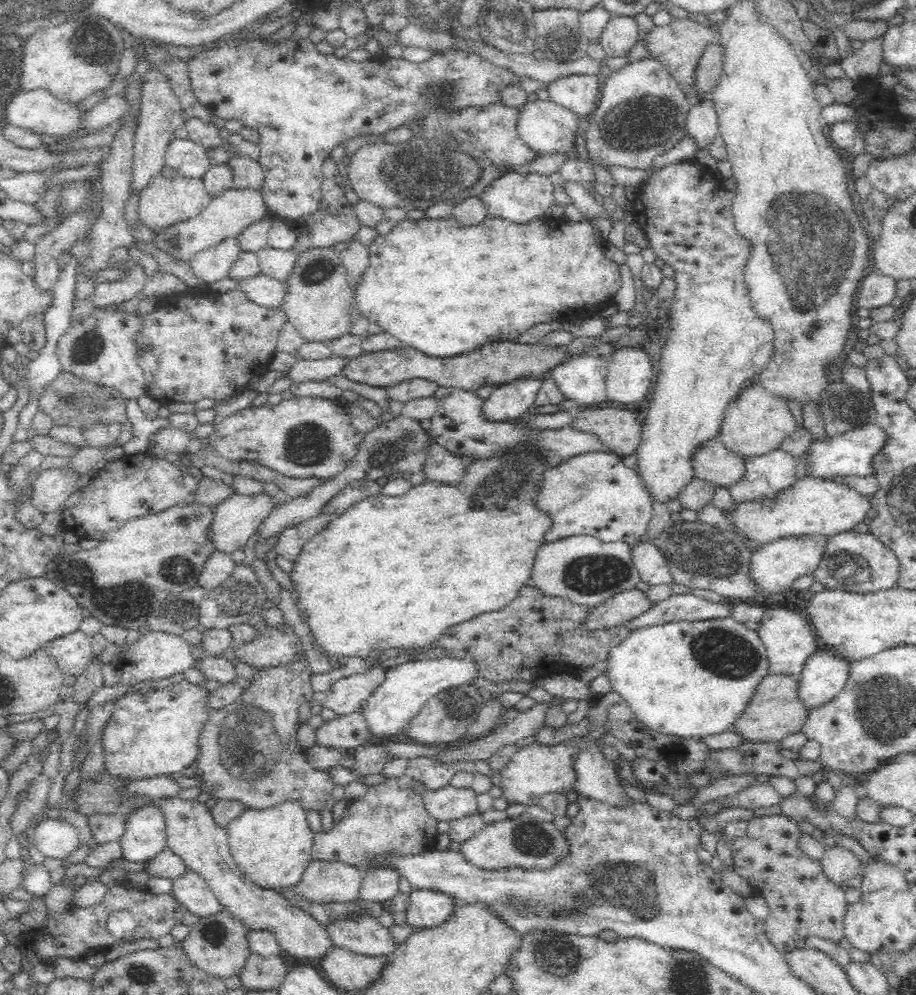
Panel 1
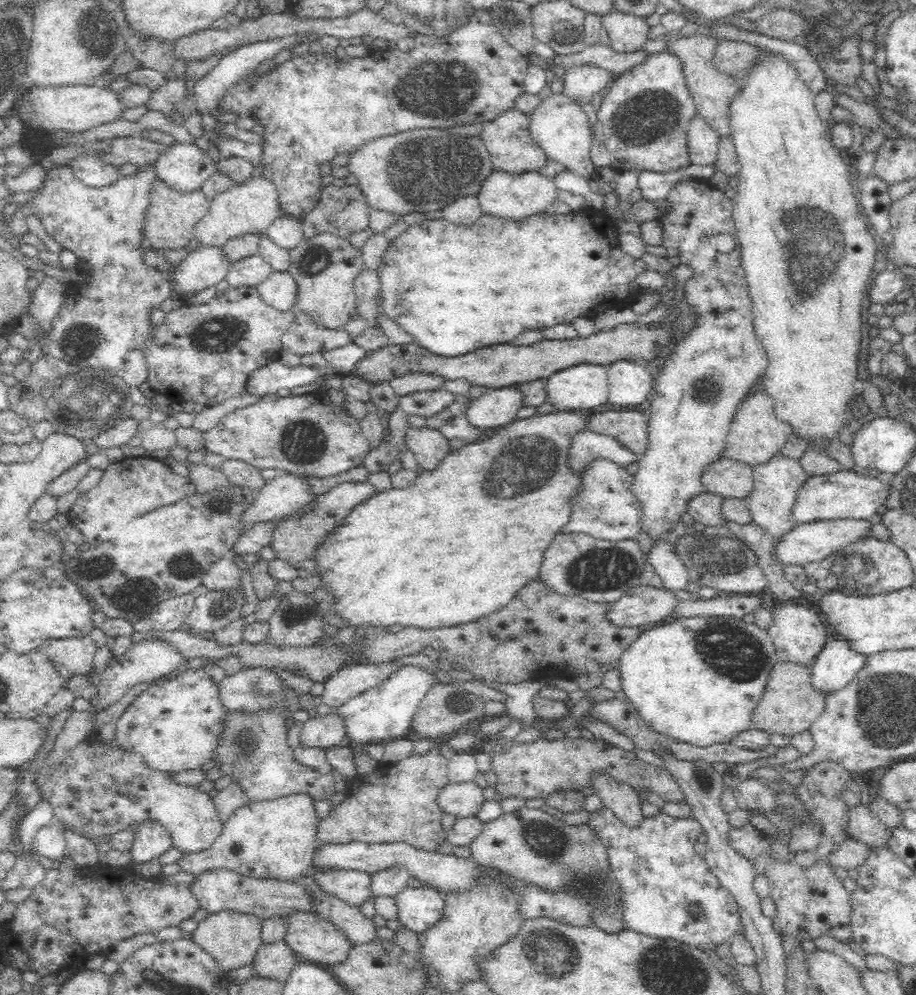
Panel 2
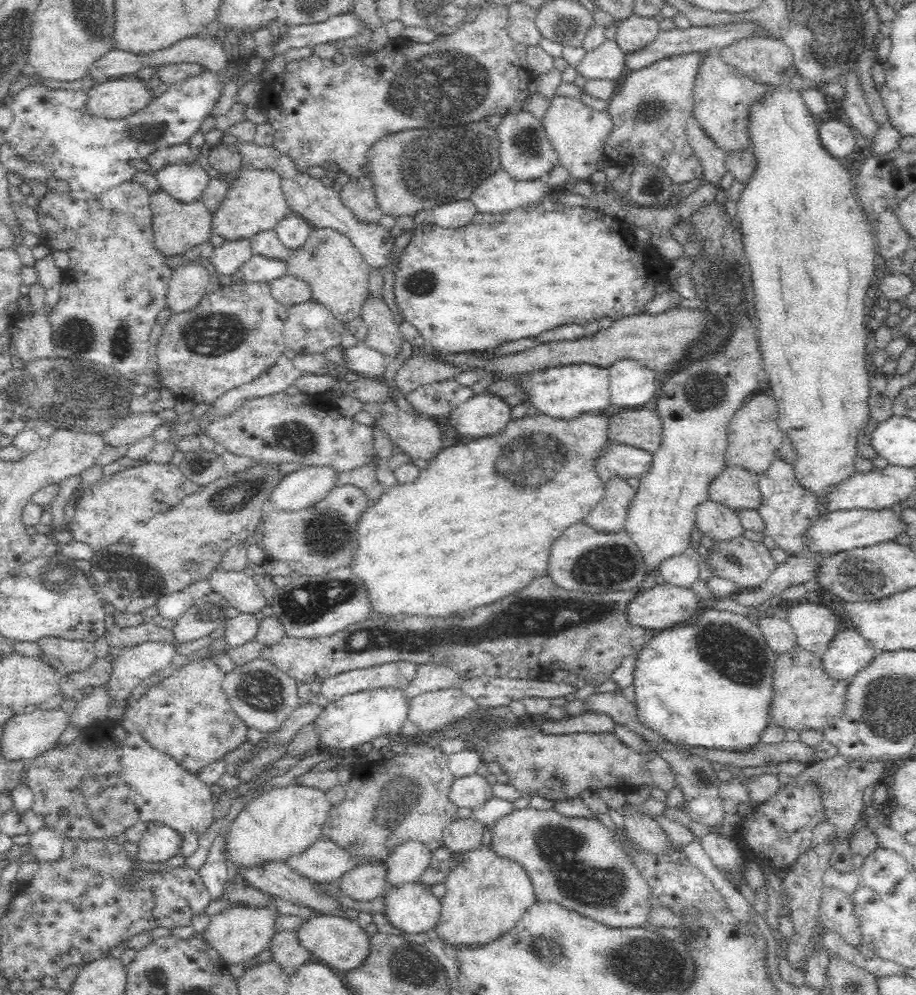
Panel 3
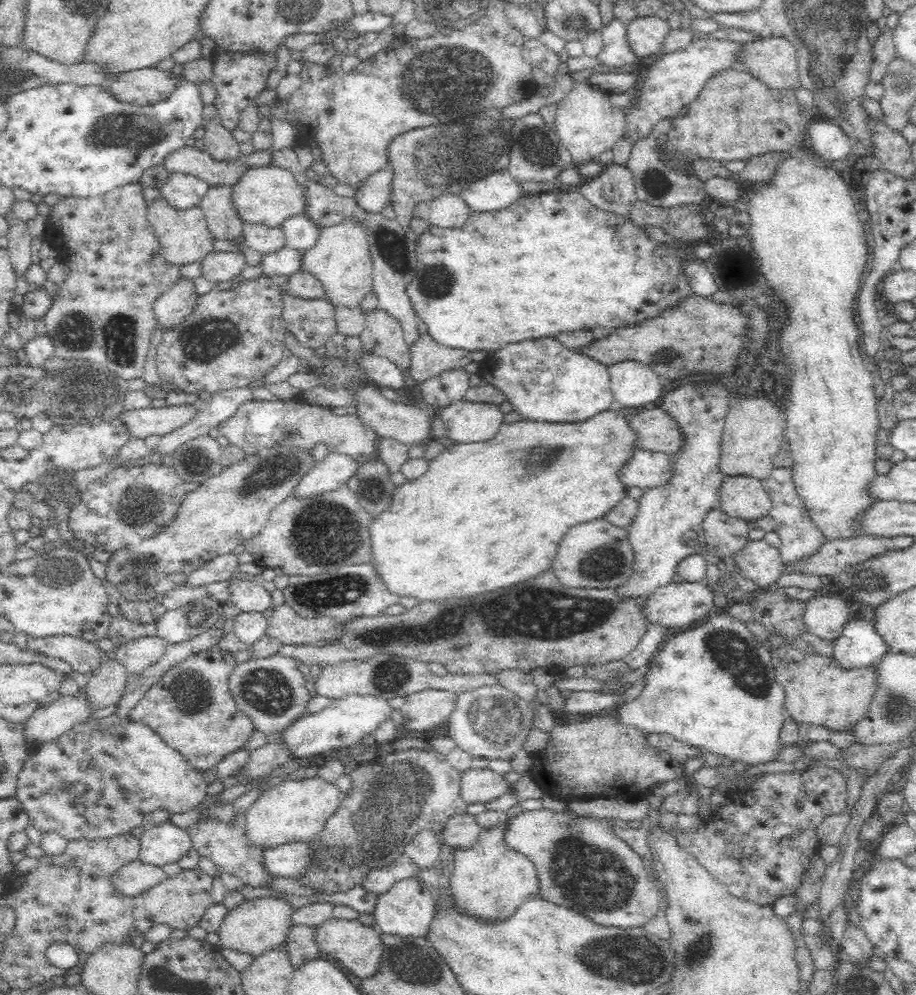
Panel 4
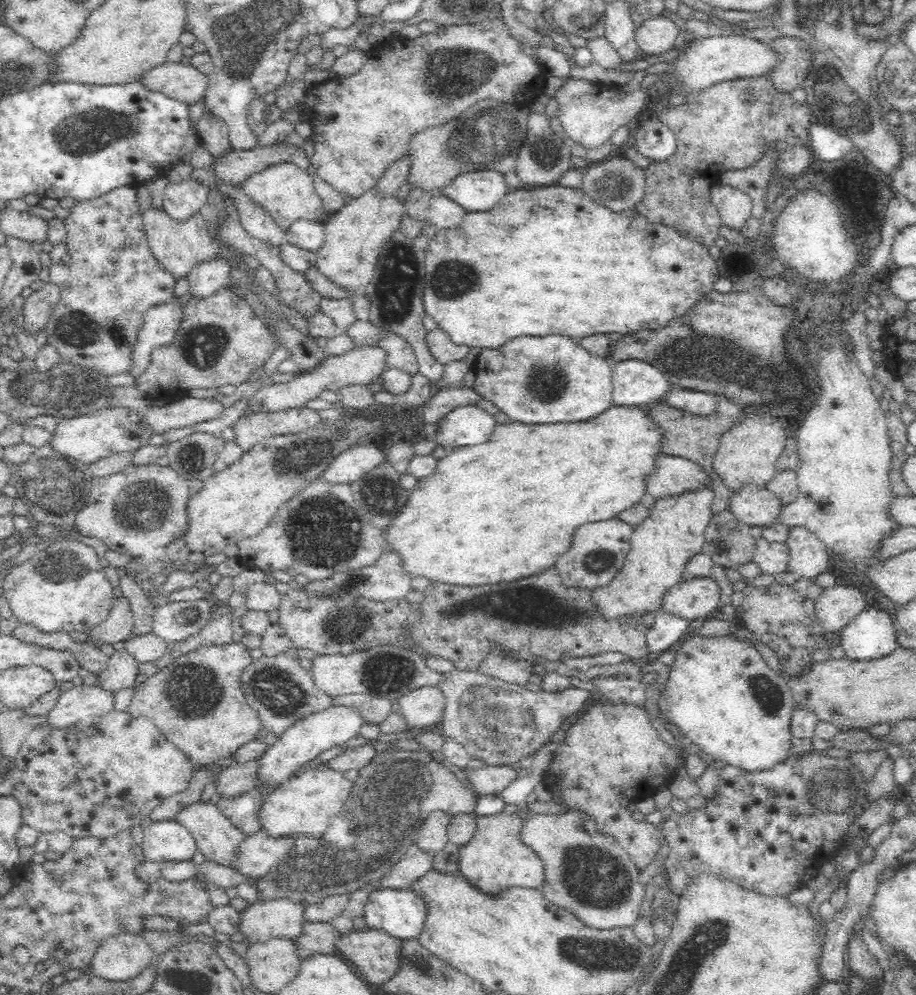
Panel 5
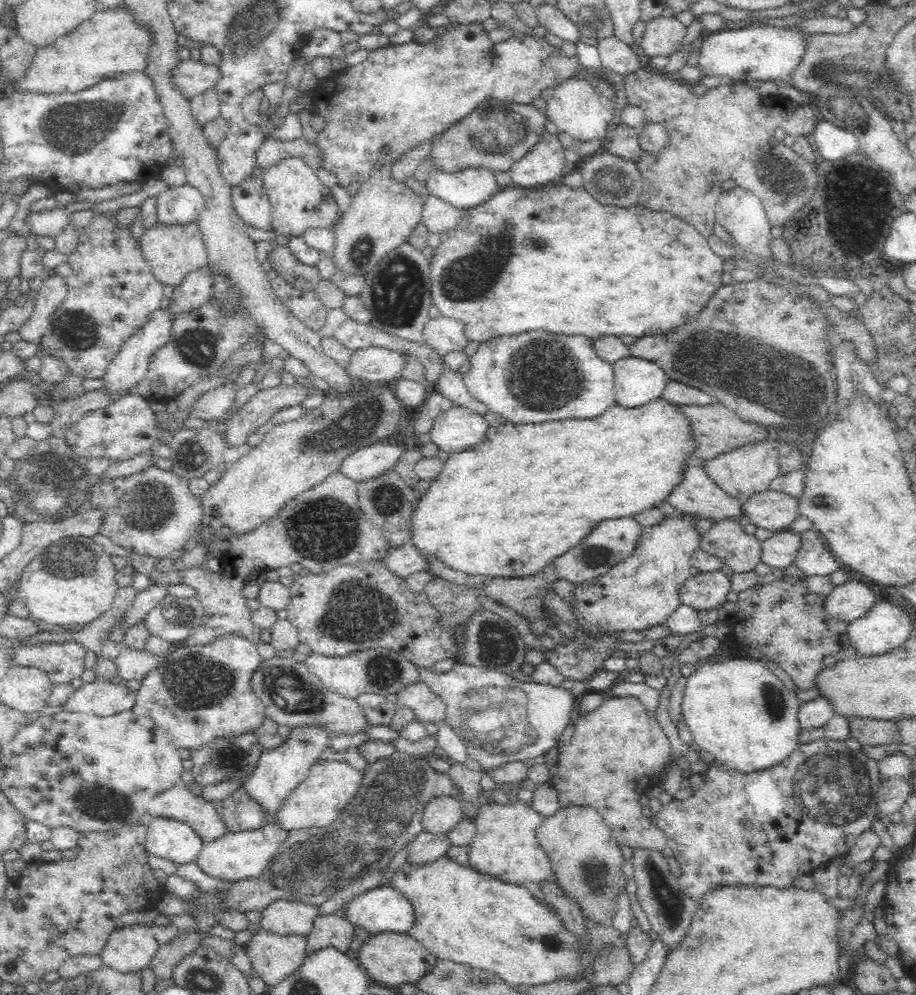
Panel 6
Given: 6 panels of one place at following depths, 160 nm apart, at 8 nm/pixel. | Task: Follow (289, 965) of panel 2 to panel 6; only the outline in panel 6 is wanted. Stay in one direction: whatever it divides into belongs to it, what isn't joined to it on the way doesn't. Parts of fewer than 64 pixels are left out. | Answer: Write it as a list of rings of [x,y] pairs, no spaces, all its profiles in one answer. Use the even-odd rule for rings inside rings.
[[[339,913],[317,916],[312,932],[306,936],[306,953],[334,947],[342,952],[350,951],[350,942],[356,936],[356,928]]]

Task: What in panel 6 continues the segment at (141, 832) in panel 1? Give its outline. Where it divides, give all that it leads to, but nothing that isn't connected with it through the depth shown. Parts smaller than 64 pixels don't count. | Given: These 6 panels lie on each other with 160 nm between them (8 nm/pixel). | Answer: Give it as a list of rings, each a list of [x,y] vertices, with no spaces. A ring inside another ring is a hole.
[[[152,818],[146,826],[146,852],[182,864],[198,858],[202,837],[188,823],[172,818]]]

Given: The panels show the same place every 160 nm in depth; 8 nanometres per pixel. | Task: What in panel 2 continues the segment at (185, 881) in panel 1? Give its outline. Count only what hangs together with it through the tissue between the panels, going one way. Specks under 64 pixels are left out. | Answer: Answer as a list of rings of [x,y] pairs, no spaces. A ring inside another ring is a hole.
[[[224,868],[201,873],[192,882],[192,893],[200,899],[200,907],[208,913],[215,913],[219,910],[235,910],[254,913],[265,921],[275,916],[290,916],[296,912],[313,912],[309,896],[301,886],[297,886],[291,881],[252,878]]]

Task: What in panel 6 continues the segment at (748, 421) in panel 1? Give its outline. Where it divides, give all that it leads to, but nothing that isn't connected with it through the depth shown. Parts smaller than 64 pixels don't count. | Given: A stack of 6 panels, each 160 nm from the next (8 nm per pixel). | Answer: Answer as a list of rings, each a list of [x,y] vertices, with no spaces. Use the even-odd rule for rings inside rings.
[[[775,436],[768,442],[758,442],[753,446],[737,448],[737,450],[722,454],[718,458],[706,459],[701,462],[701,465],[716,486],[730,496],[746,500],[751,495],[768,490],[772,480],[780,474],[777,459],[780,439],[780,436]]]

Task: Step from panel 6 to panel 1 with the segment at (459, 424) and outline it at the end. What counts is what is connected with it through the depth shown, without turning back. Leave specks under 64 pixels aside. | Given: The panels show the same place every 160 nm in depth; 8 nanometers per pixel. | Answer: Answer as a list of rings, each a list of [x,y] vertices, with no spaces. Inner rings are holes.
[[[522,378],[499,385],[479,408],[481,416],[490,422],[512,421],[532,408],[540,381]]]

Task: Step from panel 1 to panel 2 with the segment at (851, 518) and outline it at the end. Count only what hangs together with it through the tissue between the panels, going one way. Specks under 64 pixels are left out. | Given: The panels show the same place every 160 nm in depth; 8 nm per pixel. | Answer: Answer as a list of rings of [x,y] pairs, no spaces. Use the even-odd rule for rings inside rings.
[[[853,471],[812,475],[808,478],[808,482],[798,490],[792,515],[799,522],[799,525],[815,520],[834,520],[838,517],[868,519],[872,514],[878,512],[880,506],[886,505],[890,486],[892,486],[889,477],[888,475],[880,475],[873,478],[869,475],[856,474]]]

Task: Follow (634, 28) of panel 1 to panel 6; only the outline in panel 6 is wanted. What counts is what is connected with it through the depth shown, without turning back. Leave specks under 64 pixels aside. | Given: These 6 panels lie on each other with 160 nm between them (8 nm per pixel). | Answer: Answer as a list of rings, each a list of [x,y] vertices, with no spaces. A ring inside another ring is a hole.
[[[674,15],[658,17],[646,23],[646,30],[640,43],[648,57],[669,57],[686,38],[687,27]]]

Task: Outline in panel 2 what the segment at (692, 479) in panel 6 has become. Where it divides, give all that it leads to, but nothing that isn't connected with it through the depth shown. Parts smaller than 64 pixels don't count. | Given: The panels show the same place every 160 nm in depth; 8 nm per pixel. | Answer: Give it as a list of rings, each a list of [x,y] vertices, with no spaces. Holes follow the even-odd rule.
[[[587,429],[574,436],[568,459],[574,471],[582,473],[598,460],[609,460],[618,466],[625,467],[638,462],[640,455],[611,436]]]

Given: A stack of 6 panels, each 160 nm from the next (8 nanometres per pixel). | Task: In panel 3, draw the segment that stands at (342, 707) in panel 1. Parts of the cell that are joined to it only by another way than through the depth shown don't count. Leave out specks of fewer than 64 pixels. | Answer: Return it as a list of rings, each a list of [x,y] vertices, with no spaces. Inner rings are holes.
[[[396,660],[371,668],[350,670],[322,680],[320,694],[328,701],[335,701],[350,693],[385,688],[405,689],[418,675],[418,664]]]

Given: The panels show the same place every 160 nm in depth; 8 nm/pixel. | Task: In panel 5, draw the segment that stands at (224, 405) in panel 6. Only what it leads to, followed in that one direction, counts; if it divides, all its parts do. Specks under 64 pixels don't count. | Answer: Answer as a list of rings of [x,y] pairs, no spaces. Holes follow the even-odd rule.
[[[187,397],[168,405],[150,406],[144,413],[144,423],[150,425],[152,434],[164,434],[172,429],[184,428],[197,422],[216,420],[224,414],[222,401]]]

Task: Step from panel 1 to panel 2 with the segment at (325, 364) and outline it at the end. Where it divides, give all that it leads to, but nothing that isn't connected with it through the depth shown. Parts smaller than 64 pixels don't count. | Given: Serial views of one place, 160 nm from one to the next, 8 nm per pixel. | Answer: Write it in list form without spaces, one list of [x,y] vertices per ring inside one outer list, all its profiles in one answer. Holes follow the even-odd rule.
[[[279,358],[252,372],[244,392],[252,396],[266,396],[278,392],[280,388],[296,388],[324,377],[327,376],[324,376],[318,366],[301,365],[297,362],[293,366],[286,366]]]

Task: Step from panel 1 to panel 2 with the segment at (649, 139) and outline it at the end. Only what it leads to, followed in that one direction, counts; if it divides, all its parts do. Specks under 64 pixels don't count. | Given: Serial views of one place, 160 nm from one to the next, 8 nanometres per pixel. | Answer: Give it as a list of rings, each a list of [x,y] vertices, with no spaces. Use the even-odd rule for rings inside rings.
[[[666,50],[655,53],[643,64],[628,70],[617,80],[612,81],[605,91],[603,102],[597,111],[598,123],[590,148],[590,157],[598,168],[608,166],[614,171],[672,172],[672,170],[688,168],[691,162],[687,133],[691,121],[696,116],[695,102],[685,80],[685,65],[681,58]]]

